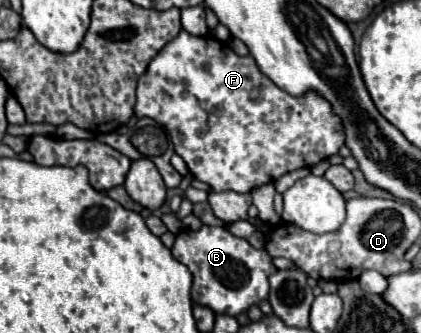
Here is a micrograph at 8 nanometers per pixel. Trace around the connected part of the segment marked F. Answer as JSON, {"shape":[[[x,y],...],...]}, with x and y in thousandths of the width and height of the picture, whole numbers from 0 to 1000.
{"shape":[[[430,93],[411,123],[401,123],[335,225],[321,345],[382,369],[411,423],[416,459],[435,471],[454,526],[492,550],[511,580],[596,580],[629,550],[658,544],[677,520],[720,502],[739,508],[758,483],[800,465],[819,435],[810,351],[791,339],[791,321],[772,291],[748,273],[729,273],[710,291],[686,285],[615,213],[596,165],[568,171],[539,129],[525,129],[501,105],[463,111],[444,93]]]}

